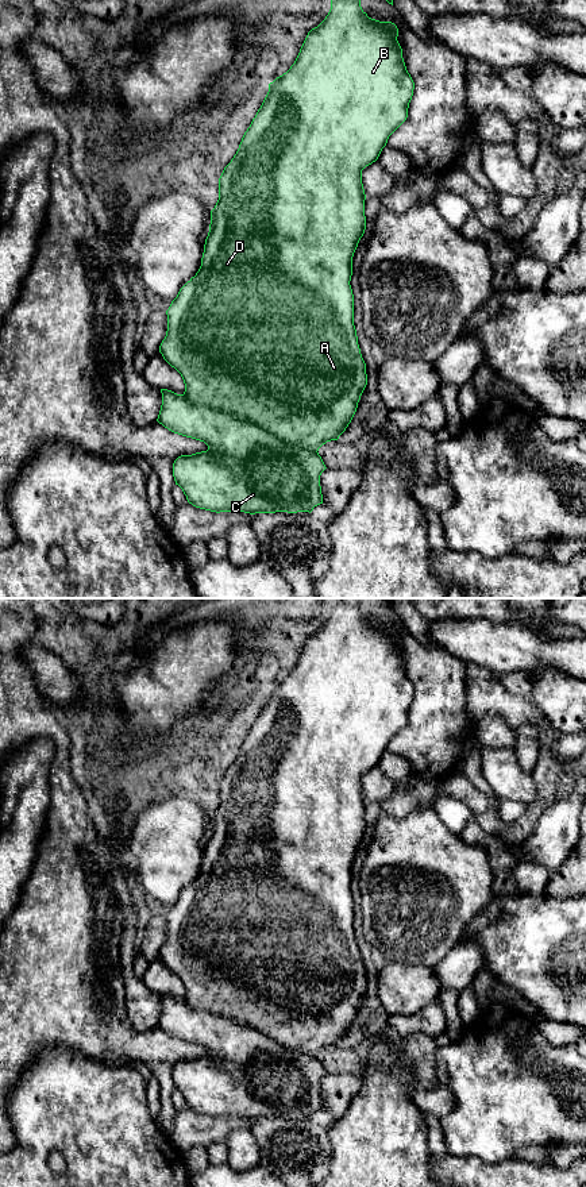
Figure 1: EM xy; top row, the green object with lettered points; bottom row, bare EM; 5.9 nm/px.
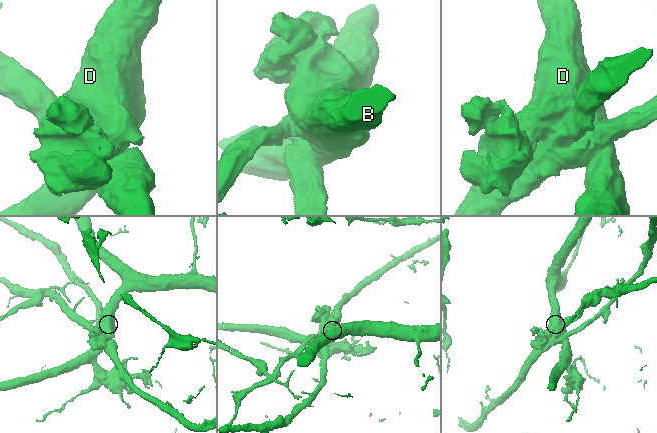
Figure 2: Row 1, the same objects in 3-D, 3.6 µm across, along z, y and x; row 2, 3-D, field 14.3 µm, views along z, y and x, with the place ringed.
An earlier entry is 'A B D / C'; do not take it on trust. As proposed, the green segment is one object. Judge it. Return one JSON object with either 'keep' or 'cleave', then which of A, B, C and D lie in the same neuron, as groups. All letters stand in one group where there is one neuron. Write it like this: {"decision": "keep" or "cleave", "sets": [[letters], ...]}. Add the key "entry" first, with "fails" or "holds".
{"entry": "holds", "decision": "cleave", "sets": [["A", "B", "D"], ["C"]]}

